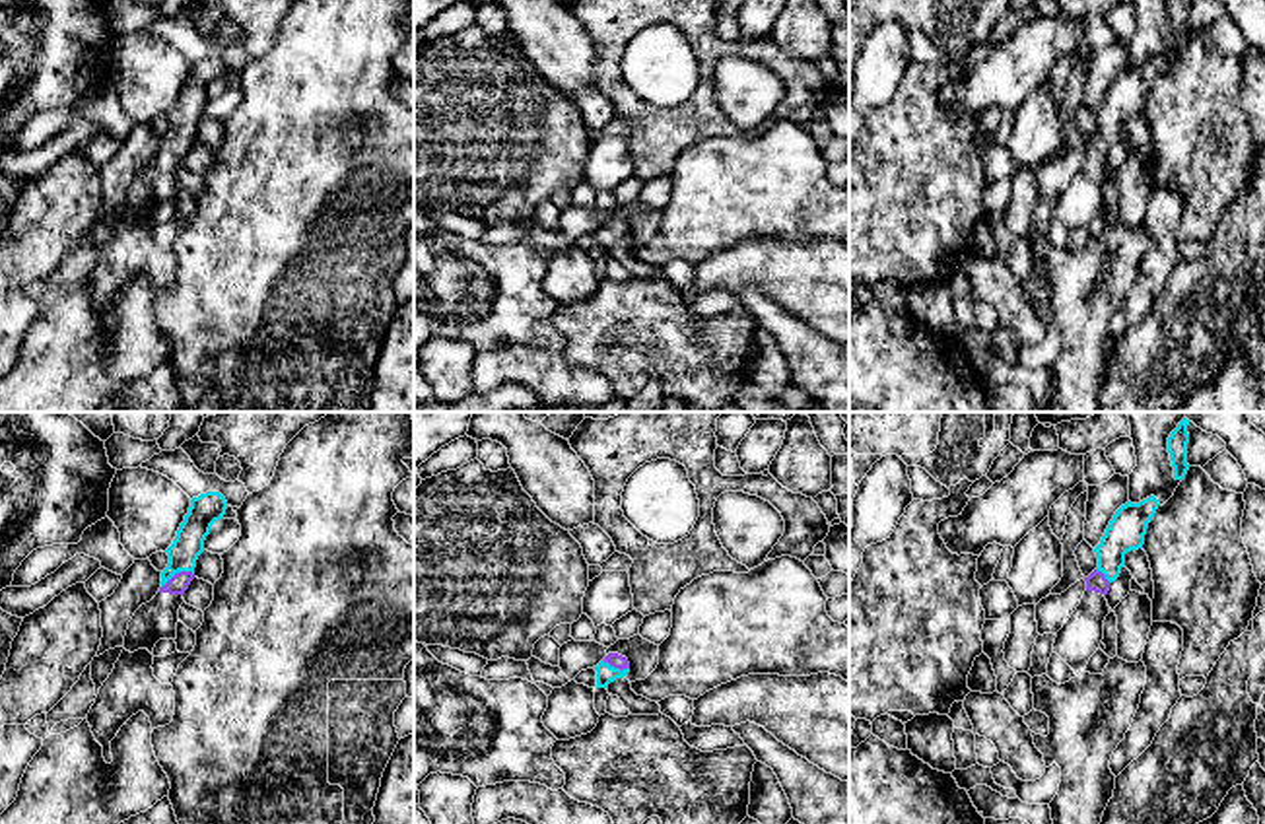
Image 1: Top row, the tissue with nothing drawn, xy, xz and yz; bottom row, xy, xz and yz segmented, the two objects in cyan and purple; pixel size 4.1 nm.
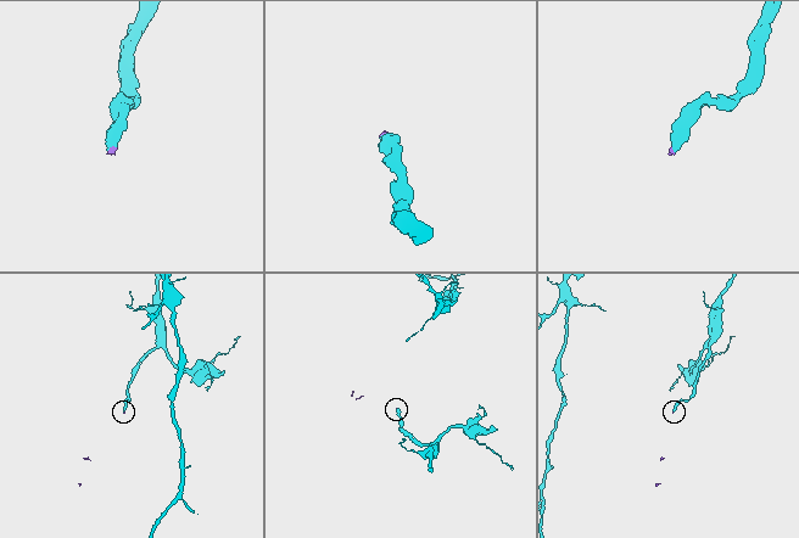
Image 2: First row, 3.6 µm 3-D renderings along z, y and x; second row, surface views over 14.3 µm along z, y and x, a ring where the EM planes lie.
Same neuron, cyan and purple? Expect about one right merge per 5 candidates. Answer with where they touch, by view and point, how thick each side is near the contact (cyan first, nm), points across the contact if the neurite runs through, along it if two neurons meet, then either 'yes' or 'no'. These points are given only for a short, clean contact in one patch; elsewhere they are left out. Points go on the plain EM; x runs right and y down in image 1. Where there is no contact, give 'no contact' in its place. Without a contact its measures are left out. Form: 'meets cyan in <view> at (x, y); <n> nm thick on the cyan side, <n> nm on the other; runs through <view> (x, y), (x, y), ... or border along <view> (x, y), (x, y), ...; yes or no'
meets cyan in xy at (177, 137); 130 nm thick on the cyan side, 80 nm on the other; runs through xy (189, 107), (177, 137), (179, 146); yes

